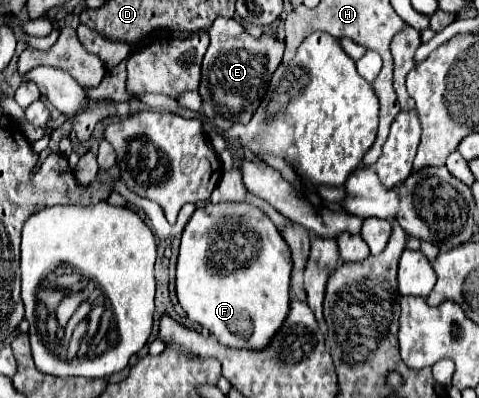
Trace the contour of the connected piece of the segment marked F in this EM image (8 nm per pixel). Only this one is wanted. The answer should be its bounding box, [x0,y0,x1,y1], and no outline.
[177,203,291,347]

